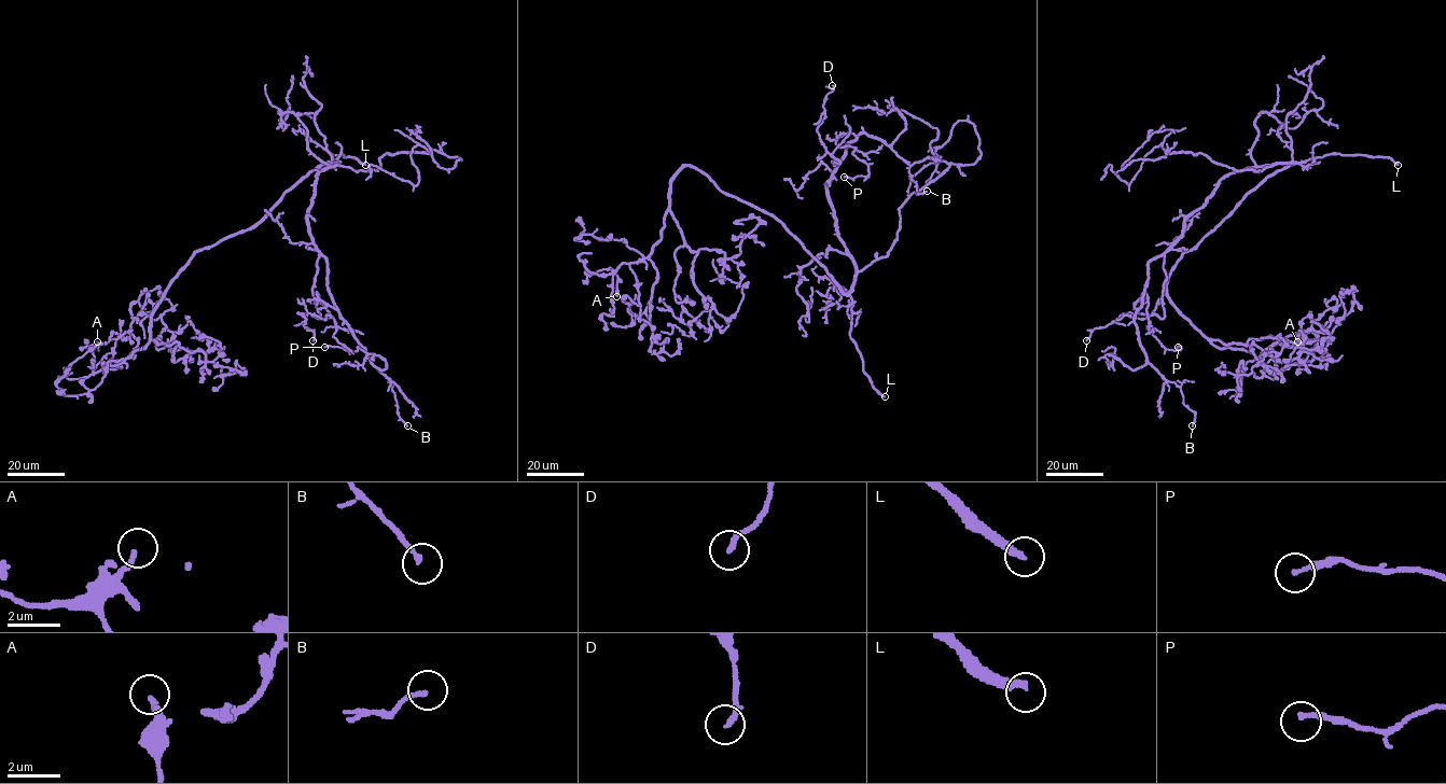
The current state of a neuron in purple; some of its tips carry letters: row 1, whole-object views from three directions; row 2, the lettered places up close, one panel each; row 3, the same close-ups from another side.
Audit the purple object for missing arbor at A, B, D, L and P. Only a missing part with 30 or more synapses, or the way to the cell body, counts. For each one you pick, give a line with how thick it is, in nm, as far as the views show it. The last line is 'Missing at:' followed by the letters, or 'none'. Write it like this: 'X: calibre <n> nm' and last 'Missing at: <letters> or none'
L: calibre 240 nm
Missing at: L

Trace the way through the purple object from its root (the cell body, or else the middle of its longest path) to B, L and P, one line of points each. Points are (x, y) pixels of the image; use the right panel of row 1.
B: (1253, 191), (1294, 163), (1225, 174), (1149, 264), (1138, 339), (1180, 388), (1192, 425)
L: (1253, 191), (1269, 176), (1290, 165), (1334, 153), (1388, 156), (1398, 165)
P: (1253, 191), (1294, 163), (1225, 174), (1149, 264), (1134, 307), (1144, 292), (1149, 331), (1166, 349), (1178, 347)

